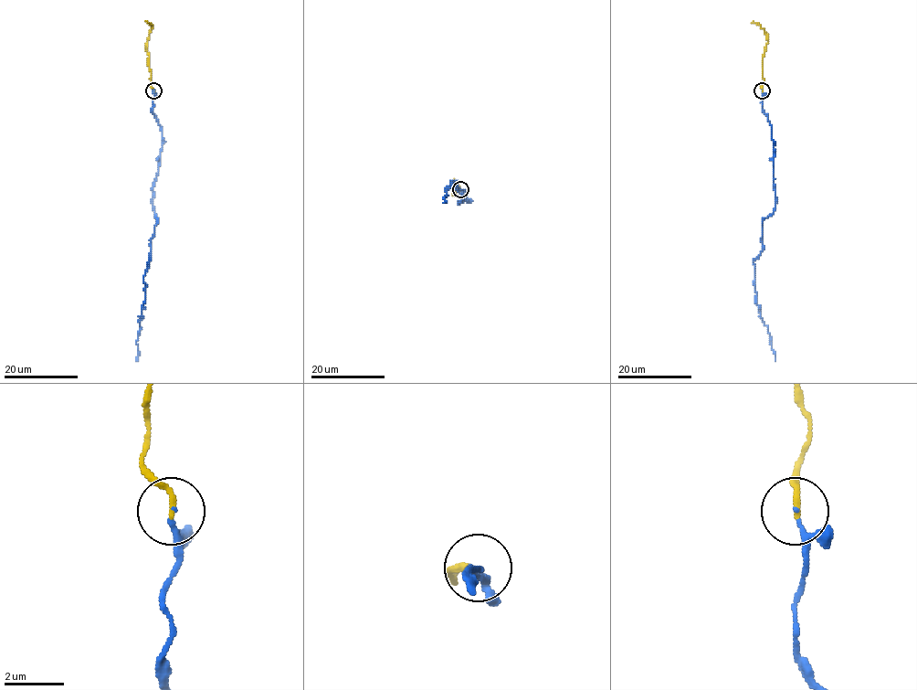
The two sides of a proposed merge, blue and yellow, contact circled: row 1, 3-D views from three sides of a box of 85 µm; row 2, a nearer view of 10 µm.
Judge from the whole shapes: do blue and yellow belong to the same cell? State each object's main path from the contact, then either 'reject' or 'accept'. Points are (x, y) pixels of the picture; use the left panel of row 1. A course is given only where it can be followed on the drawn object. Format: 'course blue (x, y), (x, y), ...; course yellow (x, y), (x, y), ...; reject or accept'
course blue (153, 90), (152, 111), (163, 140), (152, 203), (158, 221), (143, 277), (144, 302), (139, 321), (136, 361); course yellow (153, 90), (149, 84), (151, 69), (145, 50), (152, 26), (146, 22); accept

